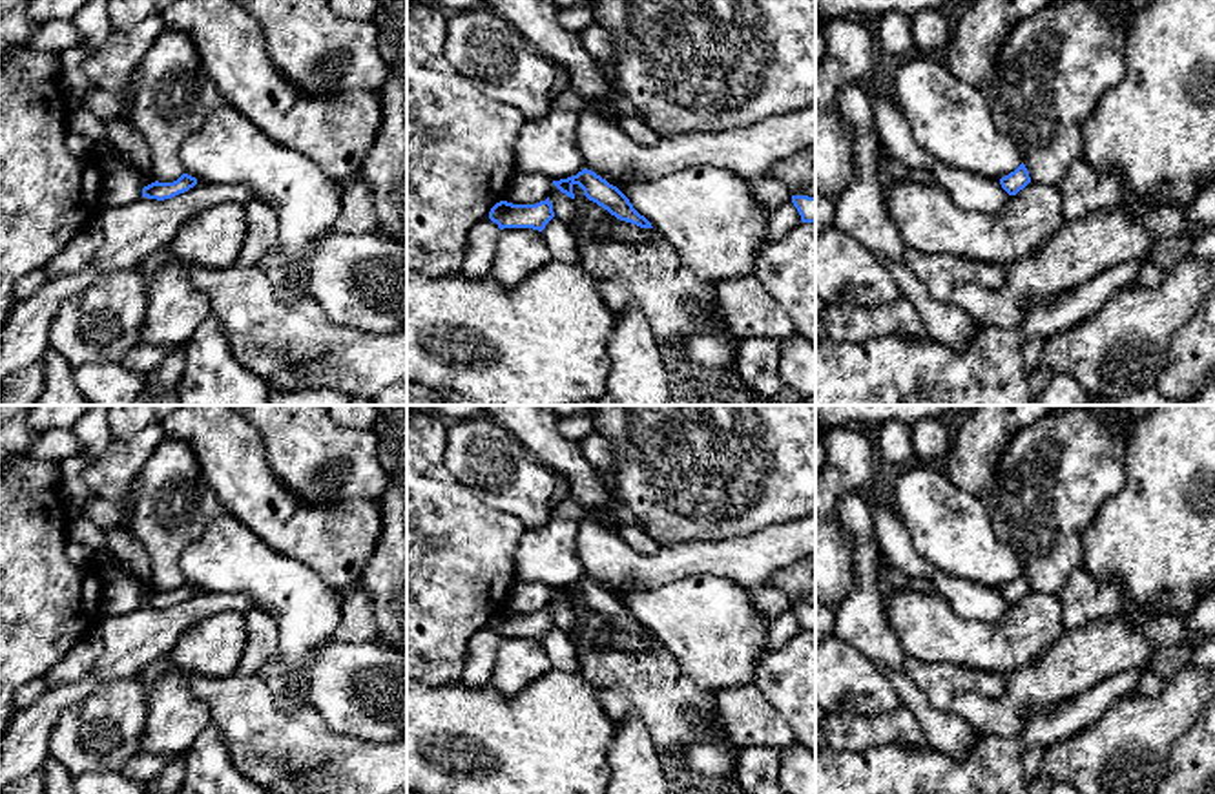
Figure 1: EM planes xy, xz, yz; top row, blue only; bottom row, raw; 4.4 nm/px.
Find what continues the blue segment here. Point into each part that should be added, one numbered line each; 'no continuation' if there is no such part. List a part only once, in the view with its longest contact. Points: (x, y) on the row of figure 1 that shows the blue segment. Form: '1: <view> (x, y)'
no continuation

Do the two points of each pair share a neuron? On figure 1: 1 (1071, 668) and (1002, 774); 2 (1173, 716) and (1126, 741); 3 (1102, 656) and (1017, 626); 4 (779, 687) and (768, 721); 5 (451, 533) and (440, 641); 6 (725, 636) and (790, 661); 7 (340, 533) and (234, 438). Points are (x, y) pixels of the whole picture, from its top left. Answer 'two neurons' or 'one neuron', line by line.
1: two neurons
2: one neuron
3: two neurons
4: two neurons
5: one neuron
6: two neurons
7: one neuron

